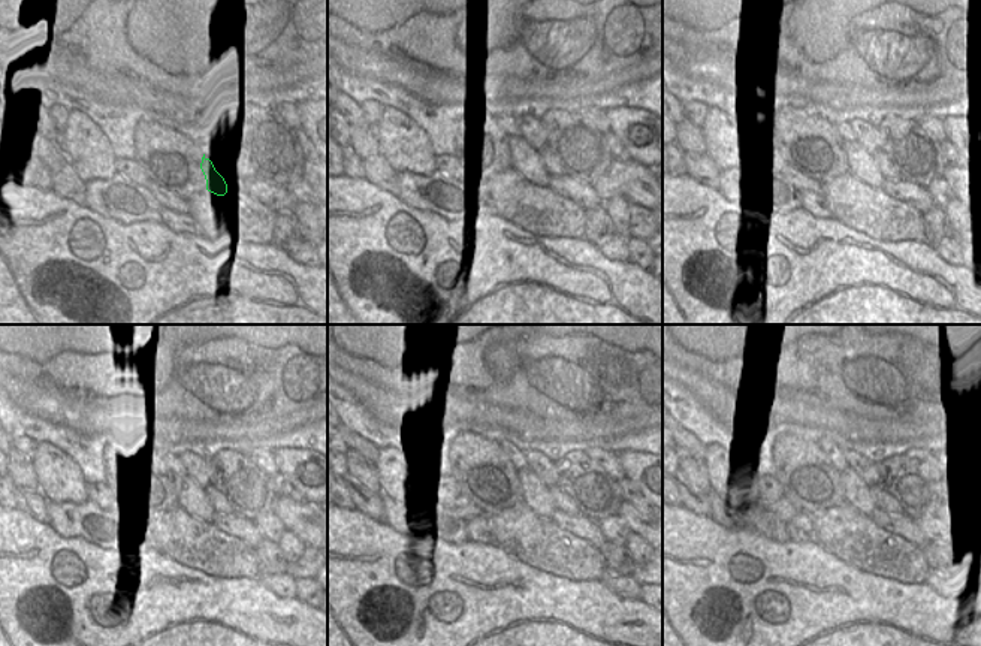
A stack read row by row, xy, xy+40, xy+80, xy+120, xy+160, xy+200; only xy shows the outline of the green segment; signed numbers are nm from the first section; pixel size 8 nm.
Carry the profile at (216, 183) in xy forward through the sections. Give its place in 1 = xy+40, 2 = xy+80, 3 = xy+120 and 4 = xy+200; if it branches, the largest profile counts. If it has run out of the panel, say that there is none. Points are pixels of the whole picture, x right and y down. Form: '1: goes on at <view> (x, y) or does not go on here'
1: goes on at xy+40 (527, 162)
2: goes on at xy+80 (862, 165)
3: goes on at xy+120 (192, 497)
4: goes on at xy+200 (857, 495)

